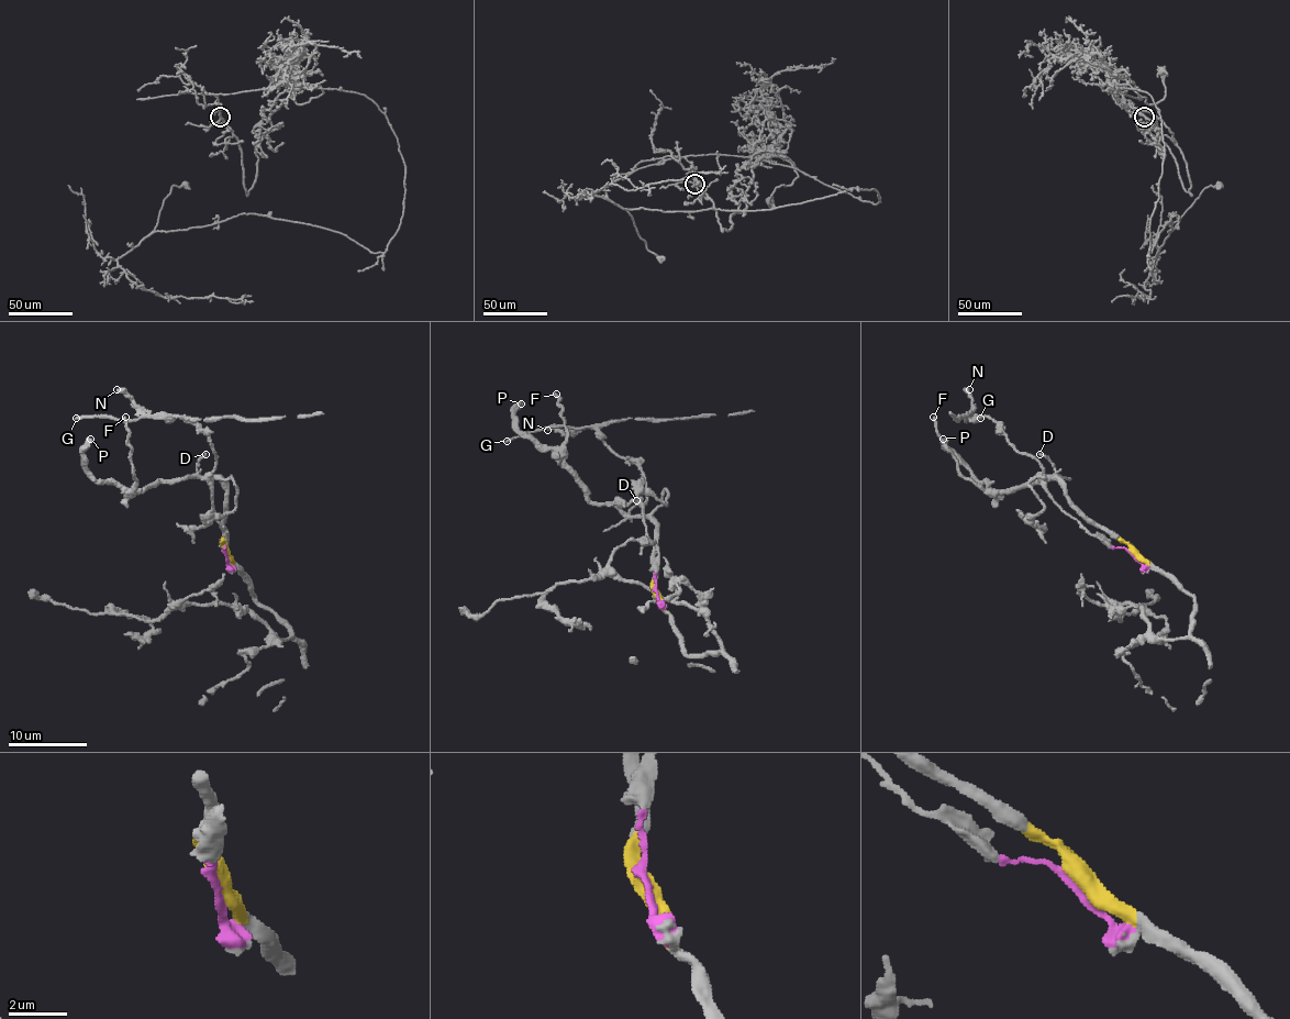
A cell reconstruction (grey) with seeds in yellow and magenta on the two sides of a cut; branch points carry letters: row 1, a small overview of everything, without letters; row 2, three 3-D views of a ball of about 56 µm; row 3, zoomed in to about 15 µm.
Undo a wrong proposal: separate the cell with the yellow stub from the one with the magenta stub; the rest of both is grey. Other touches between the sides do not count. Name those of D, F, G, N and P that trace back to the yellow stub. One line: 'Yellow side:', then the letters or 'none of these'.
Yellow side: D, F, P

